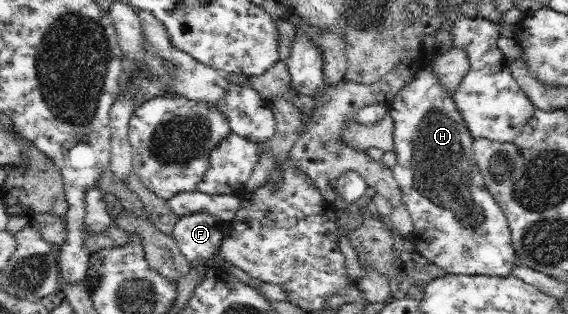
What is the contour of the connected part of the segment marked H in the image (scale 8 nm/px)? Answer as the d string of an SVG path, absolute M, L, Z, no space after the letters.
M431 65L415 70L413 82L407 83L395 95L388 108L393 118L393 140L397 163L392 167L393 177L399 184L402 197L411 219L413 231L407 235L414 251L453 275L485 275L507 277L518 259L512 244L512 235L505 212L497 205L485 185L484 177L473 156L474 137L453 96L447 94L437 80Z

